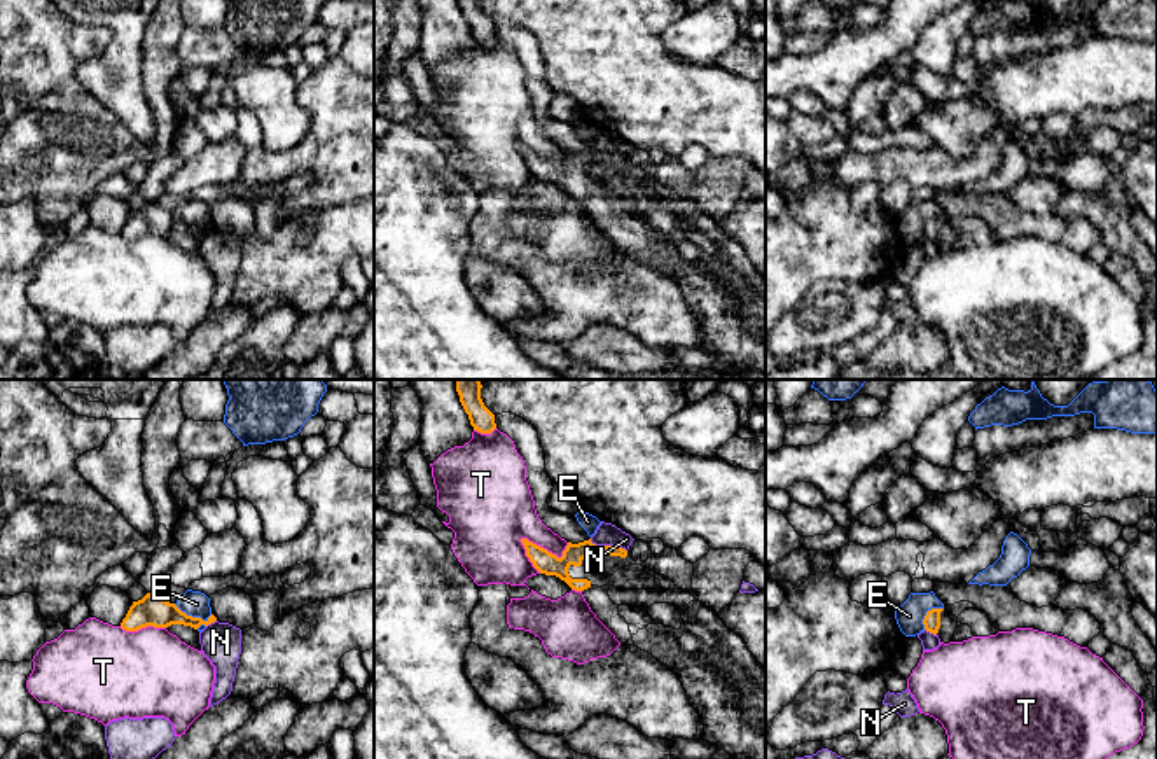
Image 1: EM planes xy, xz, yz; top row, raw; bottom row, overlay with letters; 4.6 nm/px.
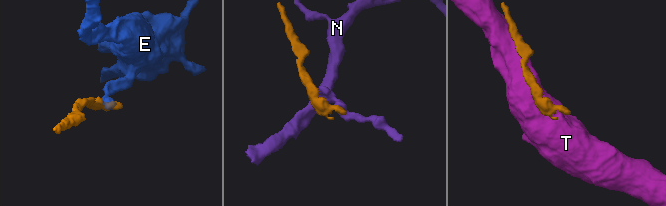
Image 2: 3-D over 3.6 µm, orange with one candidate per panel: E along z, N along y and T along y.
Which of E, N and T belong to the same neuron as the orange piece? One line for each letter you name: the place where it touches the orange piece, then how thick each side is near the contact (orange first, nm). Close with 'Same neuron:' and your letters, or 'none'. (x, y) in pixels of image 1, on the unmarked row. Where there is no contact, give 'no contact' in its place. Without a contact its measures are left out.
Same neuron: none

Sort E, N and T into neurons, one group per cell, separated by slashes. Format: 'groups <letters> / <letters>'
groups E / N / T

